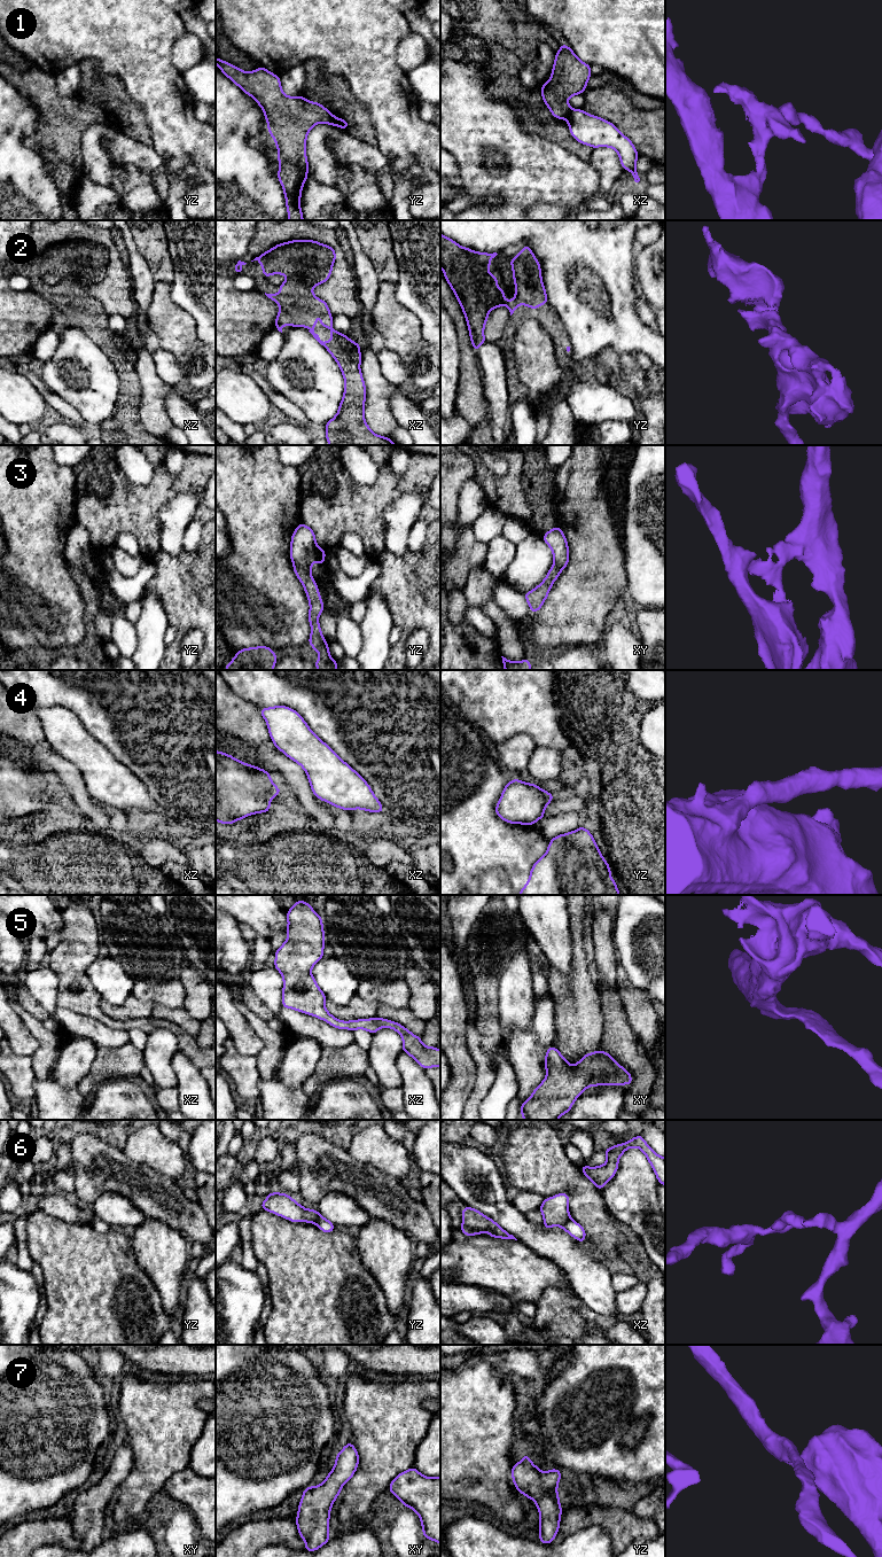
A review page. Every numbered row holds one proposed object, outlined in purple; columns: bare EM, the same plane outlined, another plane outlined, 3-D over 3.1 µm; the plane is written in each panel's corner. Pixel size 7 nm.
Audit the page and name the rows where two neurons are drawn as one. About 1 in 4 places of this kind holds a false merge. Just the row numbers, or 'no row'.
1, 3, 6

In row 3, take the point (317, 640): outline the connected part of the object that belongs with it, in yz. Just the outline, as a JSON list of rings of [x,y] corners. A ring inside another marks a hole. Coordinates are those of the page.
[[[292,566],[297,578],[302,582],[310,602],[309,622],[311,624],[311,637],[309,644],[321,656],[314,664],[318,670],[337,670],[337,662],[329,654],[328,643],[321,633],[321,628],[318,621],[319,615],[325,610],[323,602],[313,577],[300,570],[297,566]]]

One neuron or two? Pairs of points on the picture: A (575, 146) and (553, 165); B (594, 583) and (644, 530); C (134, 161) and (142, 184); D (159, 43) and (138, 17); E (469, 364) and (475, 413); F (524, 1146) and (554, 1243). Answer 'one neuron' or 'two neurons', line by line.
A: two neurons
B: two neurons
C: two neurons
D: one neuron
E: one neuron
F: two neurons

